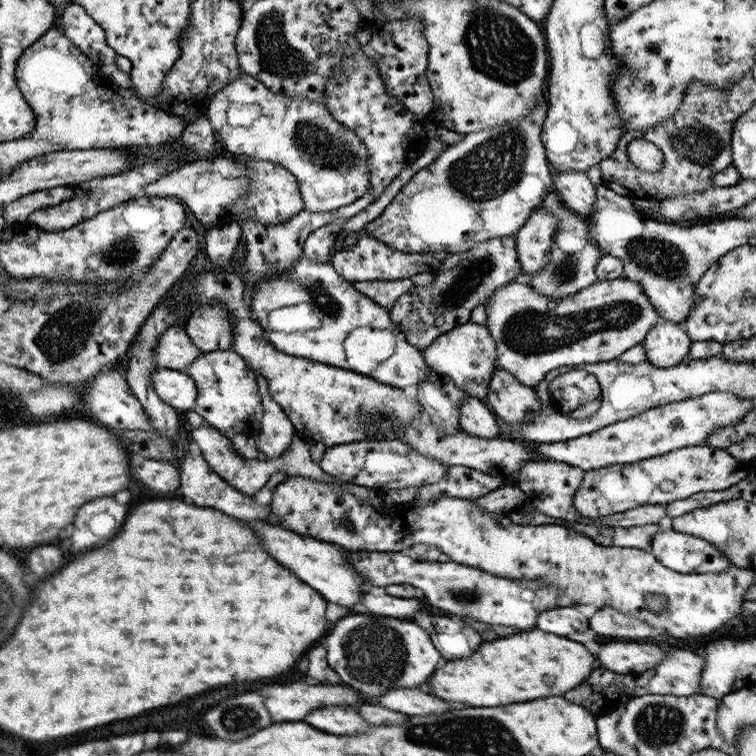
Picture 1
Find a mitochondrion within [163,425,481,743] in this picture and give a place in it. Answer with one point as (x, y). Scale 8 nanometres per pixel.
(375, 654)

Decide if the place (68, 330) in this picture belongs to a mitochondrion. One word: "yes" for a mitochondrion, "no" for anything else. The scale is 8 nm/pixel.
yes

